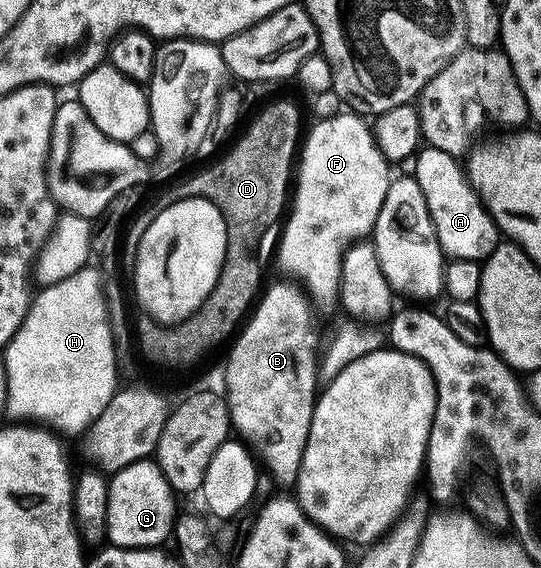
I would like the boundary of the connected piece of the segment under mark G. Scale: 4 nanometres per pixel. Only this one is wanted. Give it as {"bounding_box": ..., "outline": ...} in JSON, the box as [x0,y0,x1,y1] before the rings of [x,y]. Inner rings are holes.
{"bounding_box":[105,459,177,549],"outline":[[[144,459],[129,463],[110,478],[107,487],[105,537],[117,549],[154,549],[172,536],[177,510],[176,494],[165,479],[158,461]]]}

